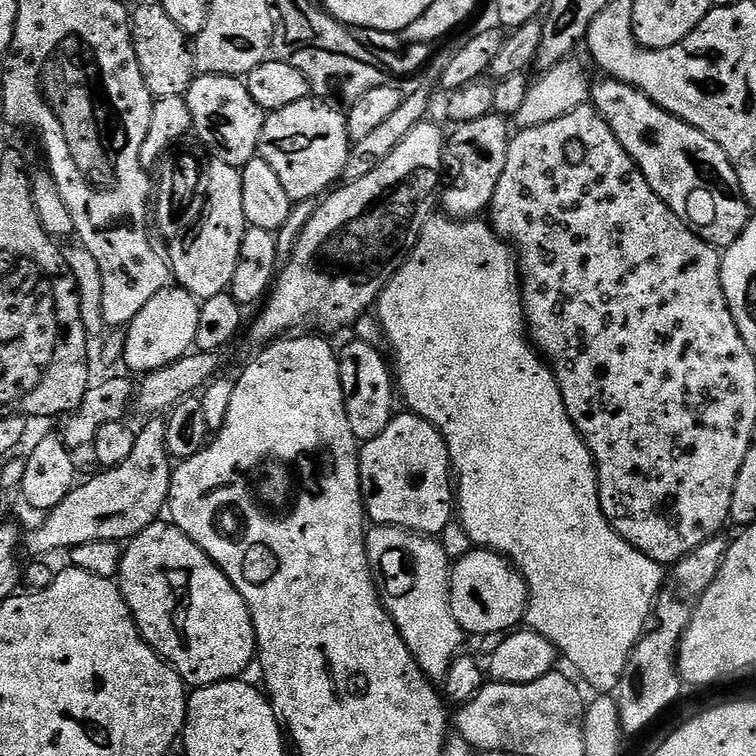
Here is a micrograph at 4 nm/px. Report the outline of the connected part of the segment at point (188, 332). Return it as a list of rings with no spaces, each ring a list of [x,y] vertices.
[[[179,286],[159,291],[131,320],[125,329],[123,365],[147,374],[162,366],[173,364],[187,355],[196,343],[200,304],[195,296]]]

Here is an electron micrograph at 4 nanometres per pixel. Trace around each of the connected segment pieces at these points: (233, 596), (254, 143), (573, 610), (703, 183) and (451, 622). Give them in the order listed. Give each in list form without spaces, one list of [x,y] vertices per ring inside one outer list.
[[[157,522],[127,541],[120,557],[118,583],[140,635],[176,669],[185,685],[198,689],[221,684],[224,680],[243,677],[251,664],[253,667],[258,656],[256,631],[247,602],[234,590],[230,578],[222,574],[220,567],[175,524]]]
[[[197,75],[186,99],[192,115],[194,136],[201,140],[199,143],[215,159],[238,169],[243,169],[244,165],[257,159],[266,113],[258,106],[258,102],[254,102],[254,98],[250,98],[250,90],[243,79],[235,76]]]
[[[444,214],[433,215],[420,231],[420,239],[416,241],[400,269],[380,291],[380,298],[374,305],[374,315],[380,322],[383,339],[388,339],[388,344],[396,355],[394,380],[398,385],[399,395],[401,392],[408,403],[407,411],[433,424],[446,442],[450,468],[454,473],[454,504],[458,509],[458,524],[460,520],[465,534],[473,540],[476,548],[487,548],[489,552],[500,553],[524,577],[528,584],[527,627],[549,640],[556,647],[557,653],[563,659],[565,656],[588,679],[588,684],[594,691],[612,694],[617,691],[620,676],[626,670],[632,649],[644,636],[653,619],[656,599],[666,579],[666,568],[630,546],[630,542],[623,540],[610,526],[600,505],[600,481],[596,478],[596,463],[562,402],[562,390],[556,376],[530,343],[524,323],[522,273],[513,249],[492,231],[491,223],[484,221],[483,224],[482,221],[480,218],[468,218],[461,222]]]
[[[600,78],[600,81],[593,83],[590,88],[590,104],[600,113],[610,130],[618,138],[618,142],[630,154],[630,158],[638,167],[640,173],[650,182],[650,186],[662,198],[662,202],[668,204],[668,209],[681,220],[695,236],[700,236],[706,243],[713,246],[727,246],[733,244],[742,234],[742,230],[748,225],[750,209],[746,198],[740,189],[738,174],[730,162],[730,158],[702,130],[682,122],[674,114],[662,110],[646,94],[638,89],[624,84],[621,80],[611,78]]]
[[[388,524],[369,527],[364,538],[372,581],[380,592],[380,601],[402,634],[416,665],[436,682],[445,679],[466,641],[466,634],[458,626],[450,606],[450,563],[448,552],[440,542],[406,528],[391,528]]]

